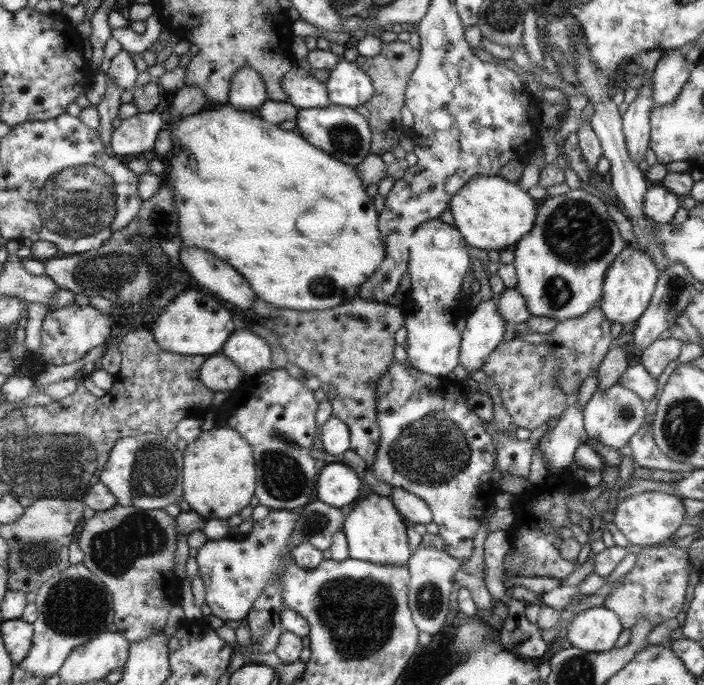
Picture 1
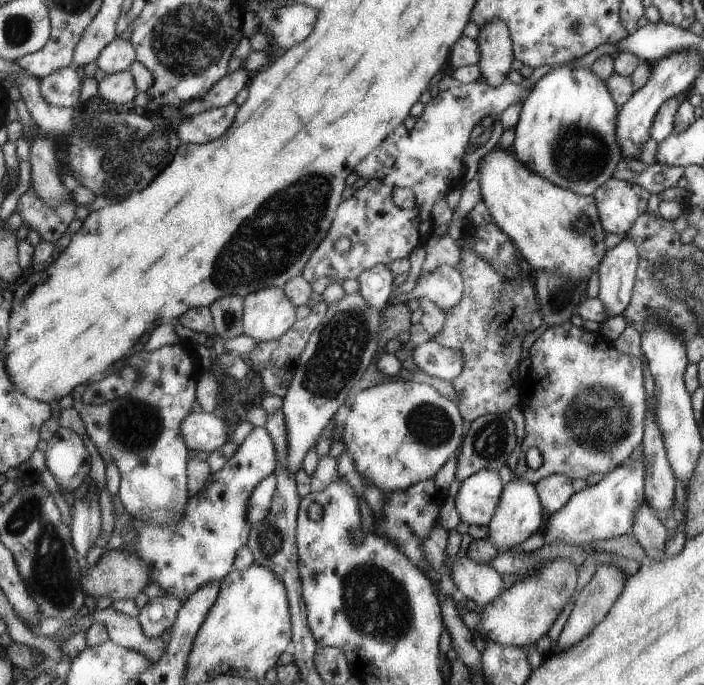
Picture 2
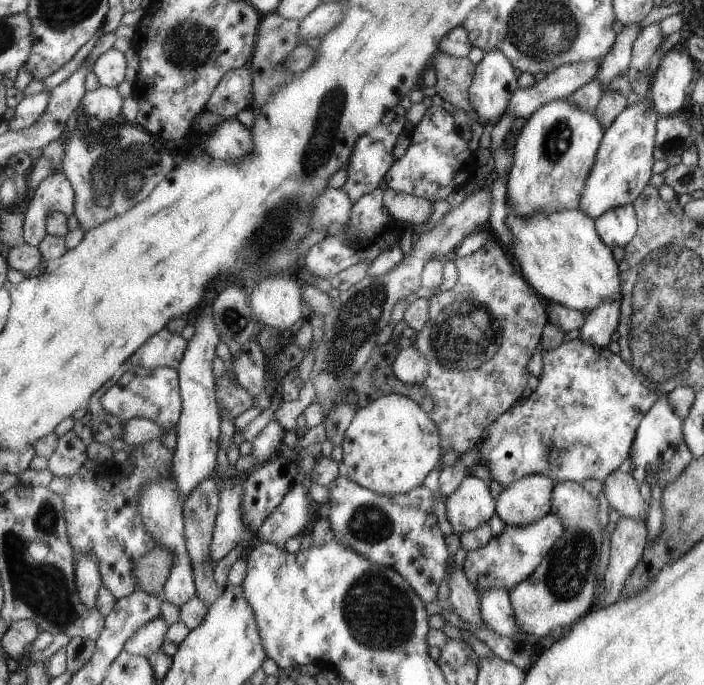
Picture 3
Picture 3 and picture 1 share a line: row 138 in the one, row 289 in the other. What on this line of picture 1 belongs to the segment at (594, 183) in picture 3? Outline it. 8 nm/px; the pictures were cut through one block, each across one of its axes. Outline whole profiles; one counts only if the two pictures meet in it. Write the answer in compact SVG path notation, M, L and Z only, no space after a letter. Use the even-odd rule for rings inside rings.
M632 247L624 249L620 256L616 257L615 263L611 264L604 280L603 297L599 300L599 307L602 309L604 318L622 325L637 322L650 306L661 275L662 270L651 260L650 256Z

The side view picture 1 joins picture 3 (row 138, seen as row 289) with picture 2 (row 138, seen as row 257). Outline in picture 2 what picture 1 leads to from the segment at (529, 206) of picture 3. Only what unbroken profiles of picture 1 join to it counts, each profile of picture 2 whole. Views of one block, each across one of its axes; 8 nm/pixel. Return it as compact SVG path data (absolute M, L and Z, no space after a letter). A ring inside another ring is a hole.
M575 60L555 65L530 88L529 96L521 102L522 112L514 128L516 138L512 150L530 170L544 176L558 187L580 195L592 195L610 179L623 156L623 148L616 139L619 115L614 100L607 82L600 79L590 68L576 66Z

